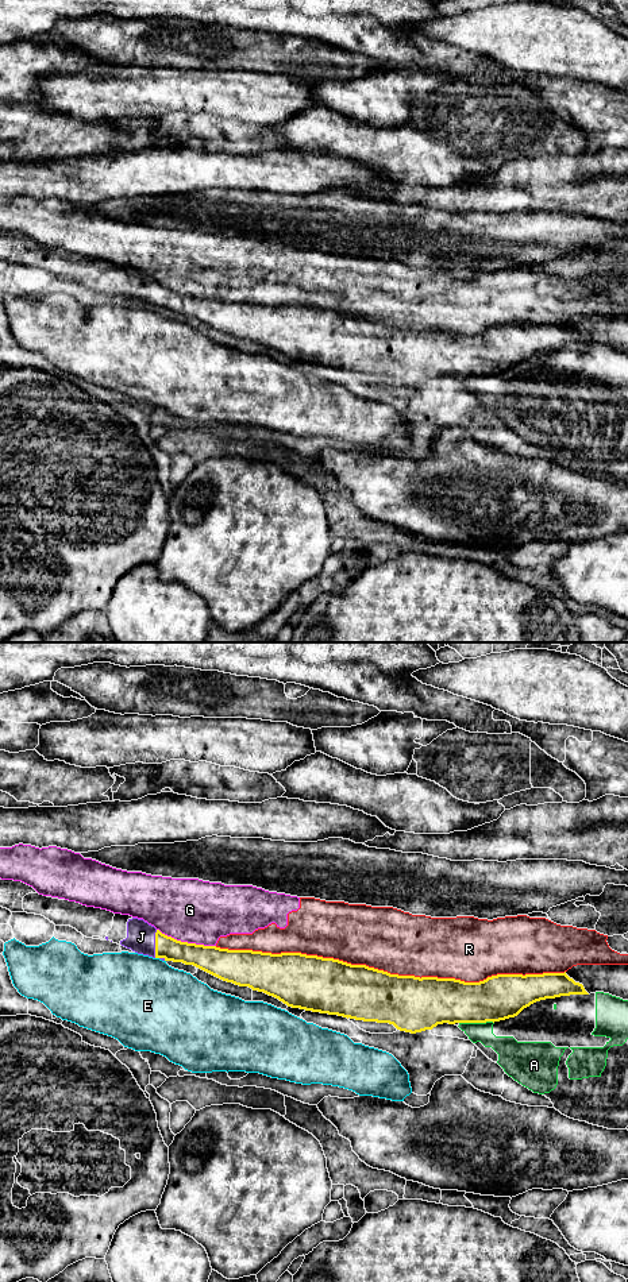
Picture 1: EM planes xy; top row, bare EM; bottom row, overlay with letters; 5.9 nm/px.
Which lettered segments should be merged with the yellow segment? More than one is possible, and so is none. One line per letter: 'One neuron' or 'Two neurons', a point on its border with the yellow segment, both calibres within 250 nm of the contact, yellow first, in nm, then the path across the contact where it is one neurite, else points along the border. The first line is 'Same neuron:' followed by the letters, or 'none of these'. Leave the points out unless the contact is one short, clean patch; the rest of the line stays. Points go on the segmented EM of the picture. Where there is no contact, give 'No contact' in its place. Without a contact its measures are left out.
Same neuron: J
A: Two neurons. Touches yellow at xy (476, 1022). Thickness 280 nm (yellow) against 140 nm
E: Two neurons. Touches yellow at xy (157, 957). Thickness 140 nm (yellow) against 480 nm
G: Two neurons. Touches yellow at xy (187, 942). Thickness 180 nm (yellow) against 380 nm
J: One neuron. Touches yellow at xy (155, 943). Thickness 140 nm (yellow) against 180 nm
R: Two neurons. Touches yellow at xy (389, 973). Thickness 340 nm (yellow) against 380 nm

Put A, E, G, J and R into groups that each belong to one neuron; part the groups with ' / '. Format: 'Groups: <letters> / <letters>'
Groups: A / E / G R / J

